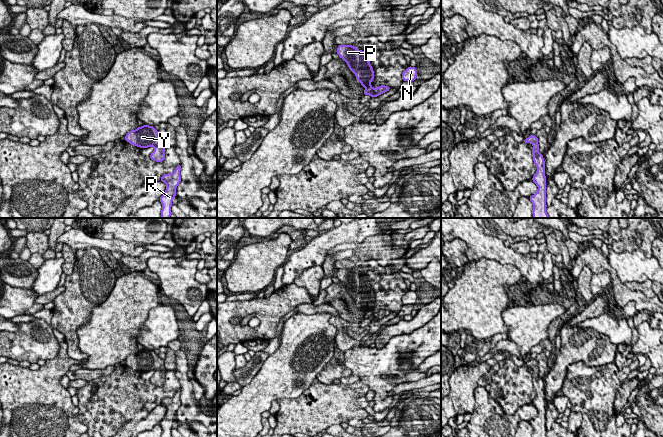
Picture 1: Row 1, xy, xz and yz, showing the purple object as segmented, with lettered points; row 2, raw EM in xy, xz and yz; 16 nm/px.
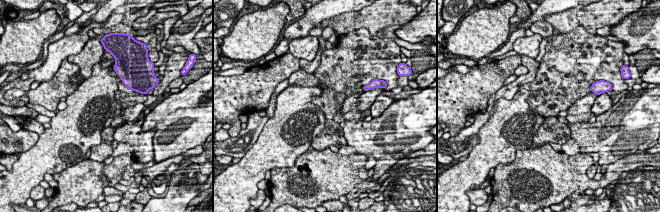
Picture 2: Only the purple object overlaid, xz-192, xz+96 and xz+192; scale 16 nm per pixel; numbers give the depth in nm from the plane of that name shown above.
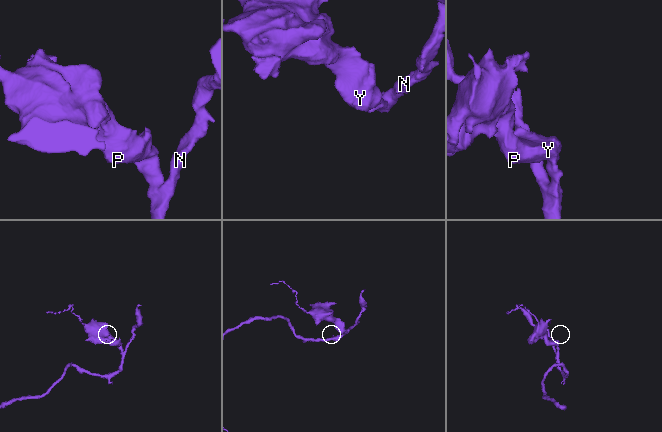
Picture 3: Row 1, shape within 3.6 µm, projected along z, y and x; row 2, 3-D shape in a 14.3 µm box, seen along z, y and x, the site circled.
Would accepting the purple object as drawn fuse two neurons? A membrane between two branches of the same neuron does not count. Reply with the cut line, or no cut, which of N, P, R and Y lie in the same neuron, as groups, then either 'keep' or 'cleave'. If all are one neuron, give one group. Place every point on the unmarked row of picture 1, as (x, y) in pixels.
no cut; N P R Y; keep

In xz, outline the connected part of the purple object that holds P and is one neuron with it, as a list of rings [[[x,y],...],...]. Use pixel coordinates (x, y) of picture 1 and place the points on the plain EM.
[[[338,269],[336,277],[347,287],[349,293],[356,299],[356,303],[365,311],[364,319],[377,321],[390,314],[390,311],[385,309],[378,312],[371,310],[370,307],[375,300],[368,280],[364,275],[352,269]]]

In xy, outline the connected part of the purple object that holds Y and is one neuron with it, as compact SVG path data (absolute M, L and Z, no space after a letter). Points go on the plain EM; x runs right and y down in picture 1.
M143 349L128 356L125 365L140 372L154 371L150 382L156 386L162 386L165 382L165 365L154 350Z

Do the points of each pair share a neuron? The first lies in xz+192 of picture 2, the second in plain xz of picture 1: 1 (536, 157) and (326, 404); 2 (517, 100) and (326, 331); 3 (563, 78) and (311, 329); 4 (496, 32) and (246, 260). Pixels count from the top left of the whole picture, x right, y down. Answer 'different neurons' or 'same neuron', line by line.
1: same neuron
2: same neuron
3: different neurons
4: same neuron

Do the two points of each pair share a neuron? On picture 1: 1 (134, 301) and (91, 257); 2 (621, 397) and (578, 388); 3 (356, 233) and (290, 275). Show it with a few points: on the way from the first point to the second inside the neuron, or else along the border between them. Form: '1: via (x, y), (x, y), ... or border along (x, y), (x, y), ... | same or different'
1: border along (116, 279), (108, 297), (102, 302) | different
2: border along (618, 387), (613, 406), (613, 412), (616, 415) | different
3: via (339, 235), (324, 242), (311, 255), (305, 258) | same

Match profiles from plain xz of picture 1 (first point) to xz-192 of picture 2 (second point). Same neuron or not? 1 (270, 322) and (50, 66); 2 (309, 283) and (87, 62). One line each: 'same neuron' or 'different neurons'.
1: different neurons
2: same neuron

